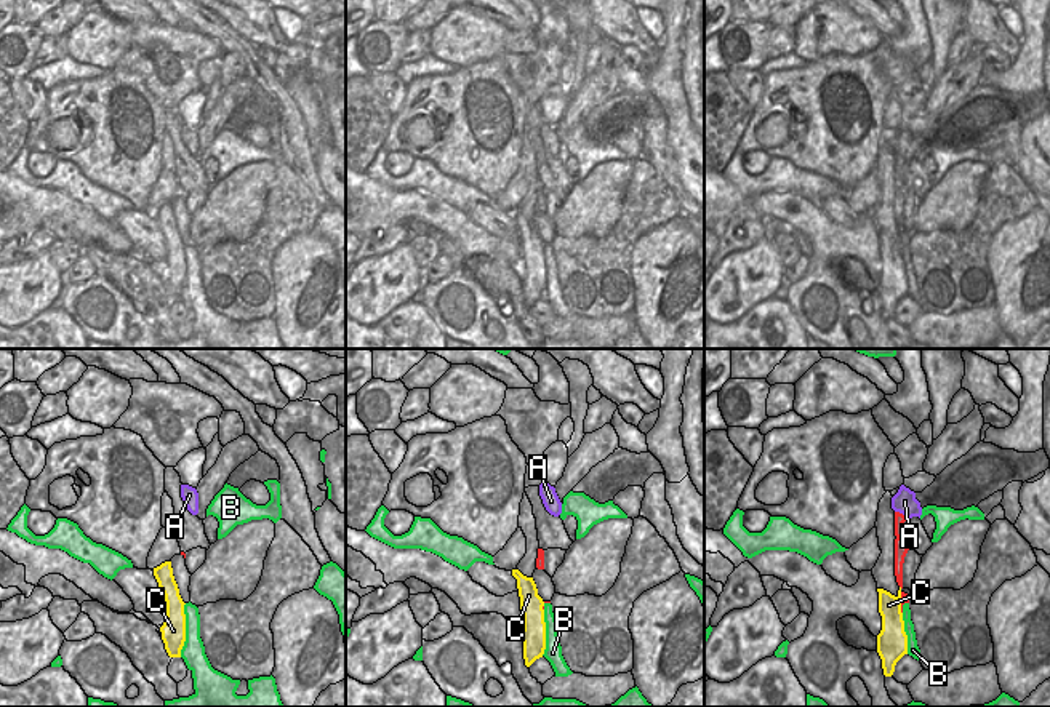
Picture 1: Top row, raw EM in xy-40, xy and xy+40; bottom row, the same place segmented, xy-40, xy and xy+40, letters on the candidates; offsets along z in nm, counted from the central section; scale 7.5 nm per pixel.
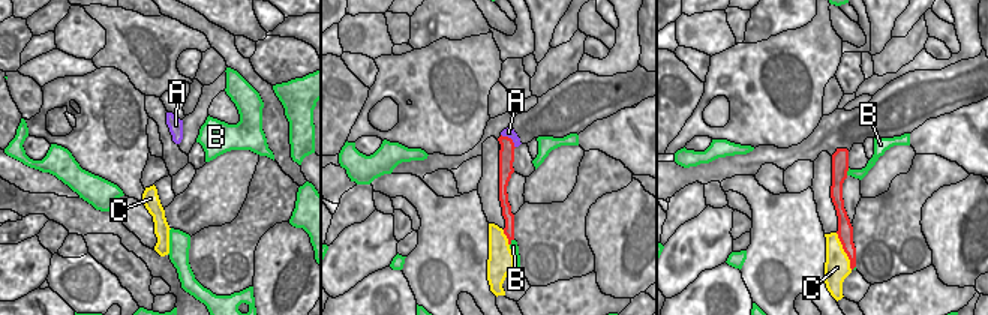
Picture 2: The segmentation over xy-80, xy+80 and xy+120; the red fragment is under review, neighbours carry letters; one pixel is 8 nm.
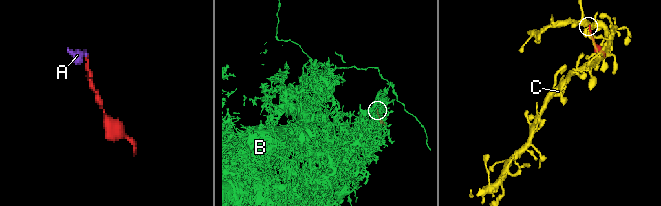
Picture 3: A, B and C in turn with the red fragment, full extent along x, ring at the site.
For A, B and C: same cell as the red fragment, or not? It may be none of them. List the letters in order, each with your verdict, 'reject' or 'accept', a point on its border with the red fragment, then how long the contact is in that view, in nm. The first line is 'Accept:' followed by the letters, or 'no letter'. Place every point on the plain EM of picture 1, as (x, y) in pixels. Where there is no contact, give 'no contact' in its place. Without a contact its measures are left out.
Accept: no letter
A: reject | xy+40 (901, 155) | 120 nm
B: reject | xy+40 (901, 248) | 100 nm
C: reject | xy+40 (901, 245) | 170 nm

